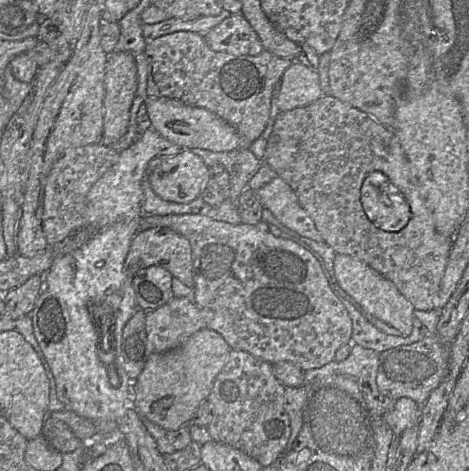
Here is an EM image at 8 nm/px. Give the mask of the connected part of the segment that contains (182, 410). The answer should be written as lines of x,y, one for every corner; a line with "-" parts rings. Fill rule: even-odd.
203,328
180,347
152,354
133,381
134,409
165,431
188,425
198,407
207,400
217,375
225,366
230,346
216,331

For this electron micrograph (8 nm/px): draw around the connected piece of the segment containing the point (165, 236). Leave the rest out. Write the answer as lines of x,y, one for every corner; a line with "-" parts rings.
154,227
139,230
132,239
124,262
124,271
130,281
140,270
150,266
159,266
169,271
173,277
193,288
193,270
191,245
187,238
167,227

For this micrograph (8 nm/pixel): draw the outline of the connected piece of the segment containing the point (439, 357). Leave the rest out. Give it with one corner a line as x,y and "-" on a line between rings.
428,334
415,343
381,352
376,377
378,390
383,396
393,400
410,398
418,404
424,404
446,377
449,358
450,345
441,342
436,334

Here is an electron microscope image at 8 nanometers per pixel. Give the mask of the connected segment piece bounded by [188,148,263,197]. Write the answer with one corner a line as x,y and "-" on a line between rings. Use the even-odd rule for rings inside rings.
238,148
229,152
213,152
210,150
188,149
198,155
207,167
221,164
230,174
230,193
239,195
248,181
257,173
263,162
248,148

